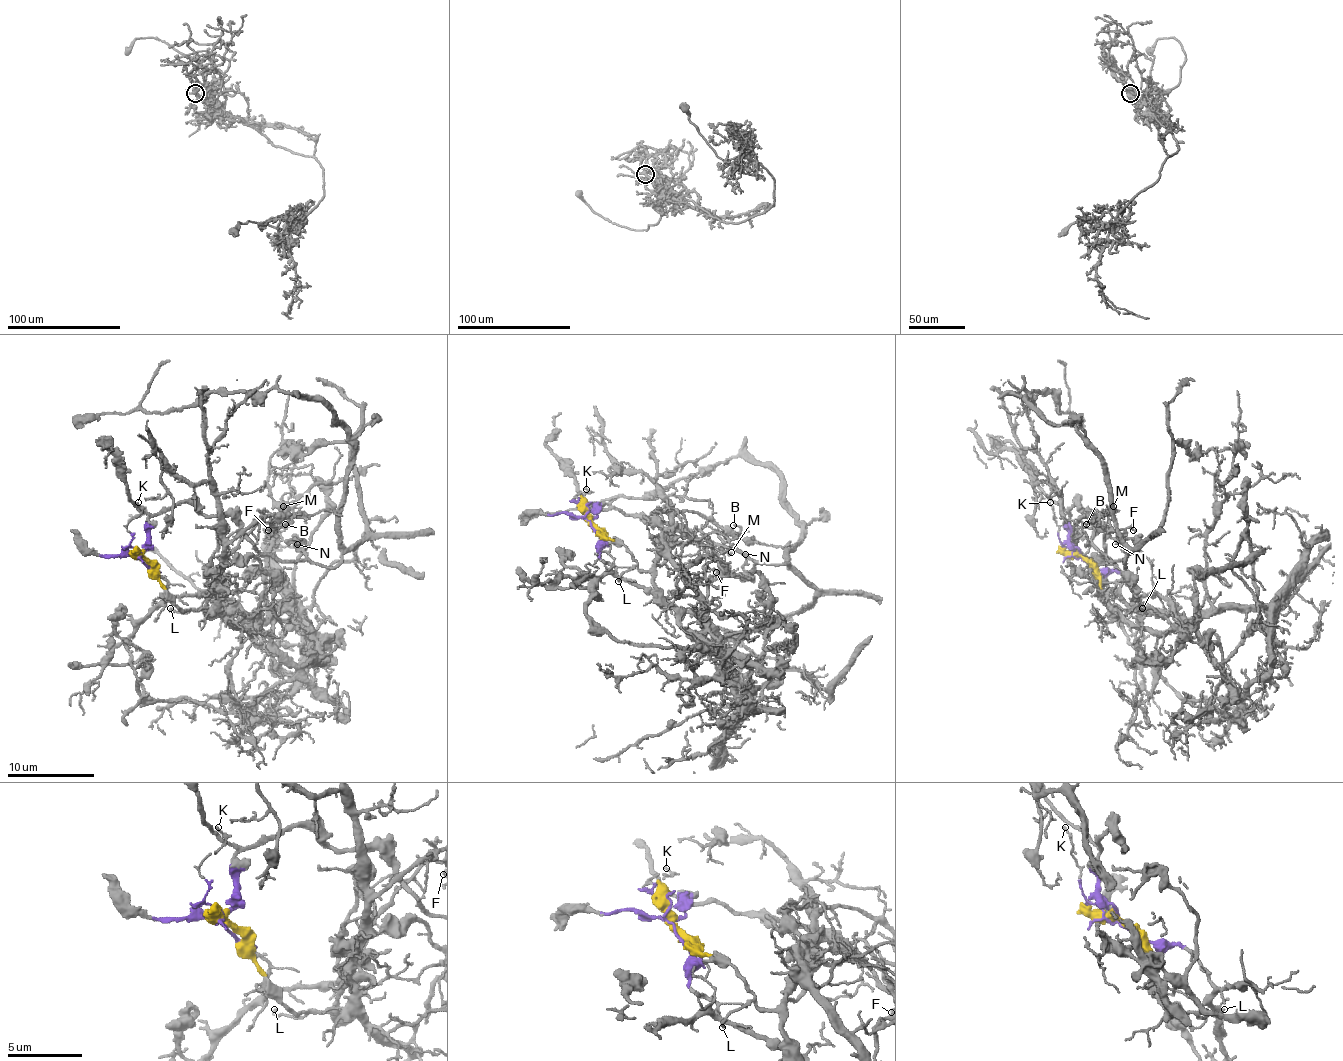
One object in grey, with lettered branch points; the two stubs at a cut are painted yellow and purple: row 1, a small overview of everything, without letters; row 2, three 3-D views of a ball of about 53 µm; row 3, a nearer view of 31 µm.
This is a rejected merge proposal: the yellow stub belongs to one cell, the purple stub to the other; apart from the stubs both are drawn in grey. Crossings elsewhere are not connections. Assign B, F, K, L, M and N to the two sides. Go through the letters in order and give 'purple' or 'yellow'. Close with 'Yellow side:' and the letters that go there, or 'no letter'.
B: purple
F: purple
K: purple
L: yellow
M: purple
N: purple
Yellow side: L

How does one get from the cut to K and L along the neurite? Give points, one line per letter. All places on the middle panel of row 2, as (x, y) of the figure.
K: (589, 521), (579, 503), (581, 499), (574, 497), (589, 492), (585, 488)
L: (589, 521), (607, 538), (616, 538), (633, 556), (633, 566), (618, 582)

